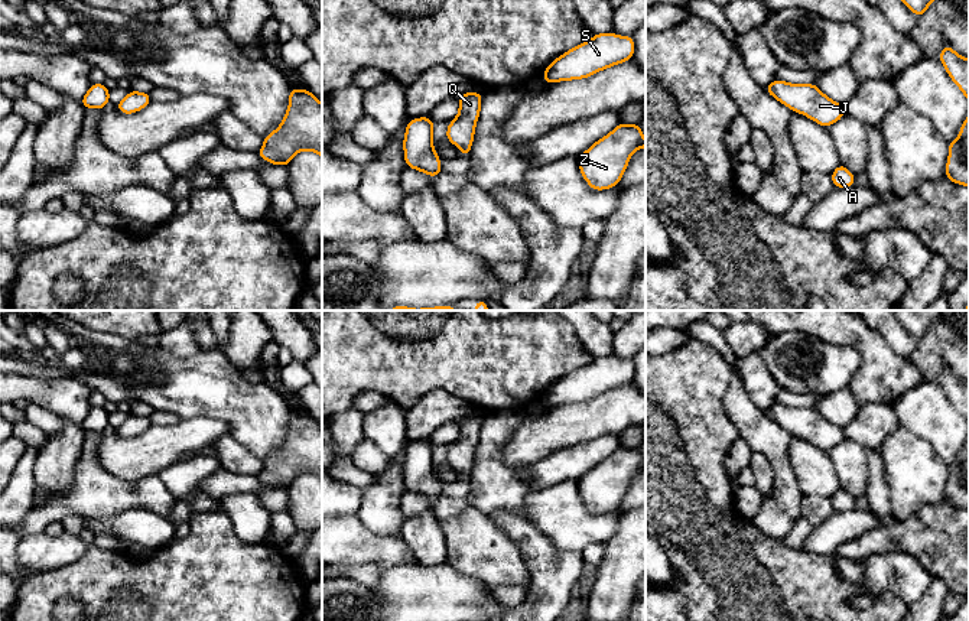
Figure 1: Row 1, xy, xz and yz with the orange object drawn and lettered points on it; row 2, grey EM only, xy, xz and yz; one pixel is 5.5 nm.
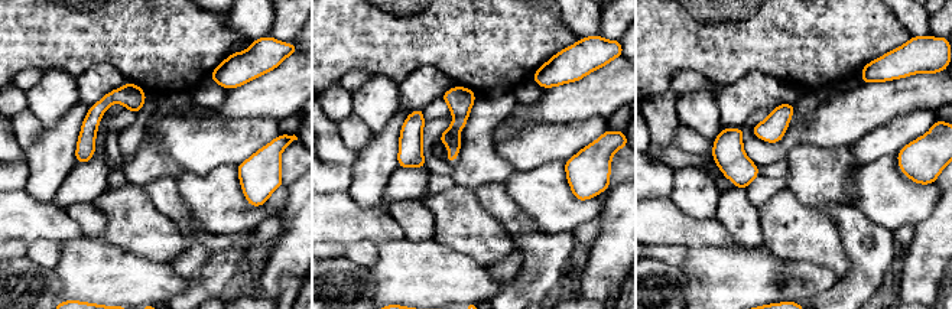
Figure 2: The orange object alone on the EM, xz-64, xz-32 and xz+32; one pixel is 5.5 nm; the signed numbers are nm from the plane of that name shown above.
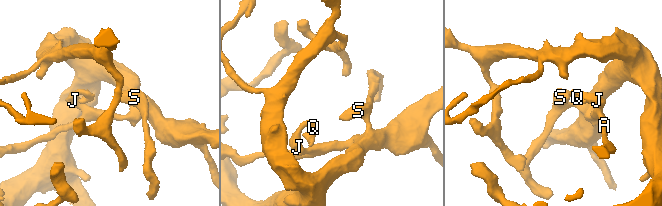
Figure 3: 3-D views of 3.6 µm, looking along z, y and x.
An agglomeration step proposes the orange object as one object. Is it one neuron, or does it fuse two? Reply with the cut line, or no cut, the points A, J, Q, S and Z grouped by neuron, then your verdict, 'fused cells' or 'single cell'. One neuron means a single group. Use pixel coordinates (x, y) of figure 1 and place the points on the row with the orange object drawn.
cut none; groups A J Q S Z; single cell

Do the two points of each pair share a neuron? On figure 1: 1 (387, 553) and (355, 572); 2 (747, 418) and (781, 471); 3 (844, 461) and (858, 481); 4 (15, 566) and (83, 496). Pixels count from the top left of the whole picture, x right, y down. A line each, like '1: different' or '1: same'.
1: different
2: same
3: same
4: same

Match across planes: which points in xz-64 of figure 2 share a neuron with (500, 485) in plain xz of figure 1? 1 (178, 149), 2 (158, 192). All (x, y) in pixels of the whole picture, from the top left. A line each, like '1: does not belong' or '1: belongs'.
1: does not belong
2: does not belong

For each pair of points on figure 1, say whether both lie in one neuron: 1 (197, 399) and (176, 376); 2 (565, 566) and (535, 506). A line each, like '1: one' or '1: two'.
1: one
2: two

